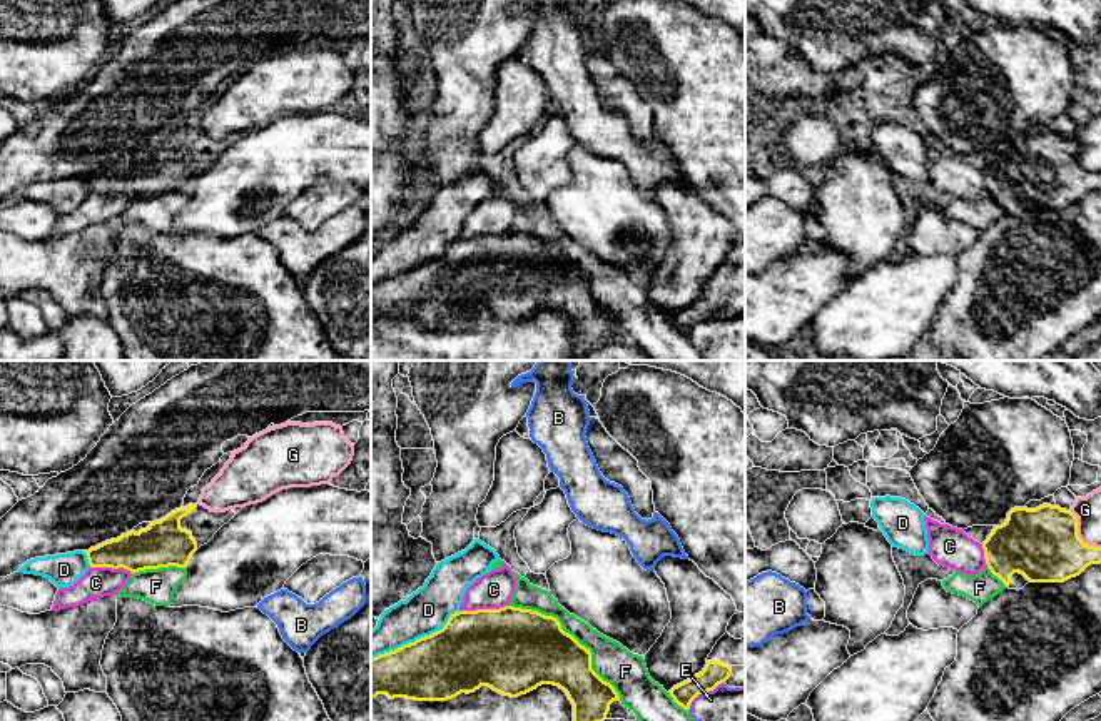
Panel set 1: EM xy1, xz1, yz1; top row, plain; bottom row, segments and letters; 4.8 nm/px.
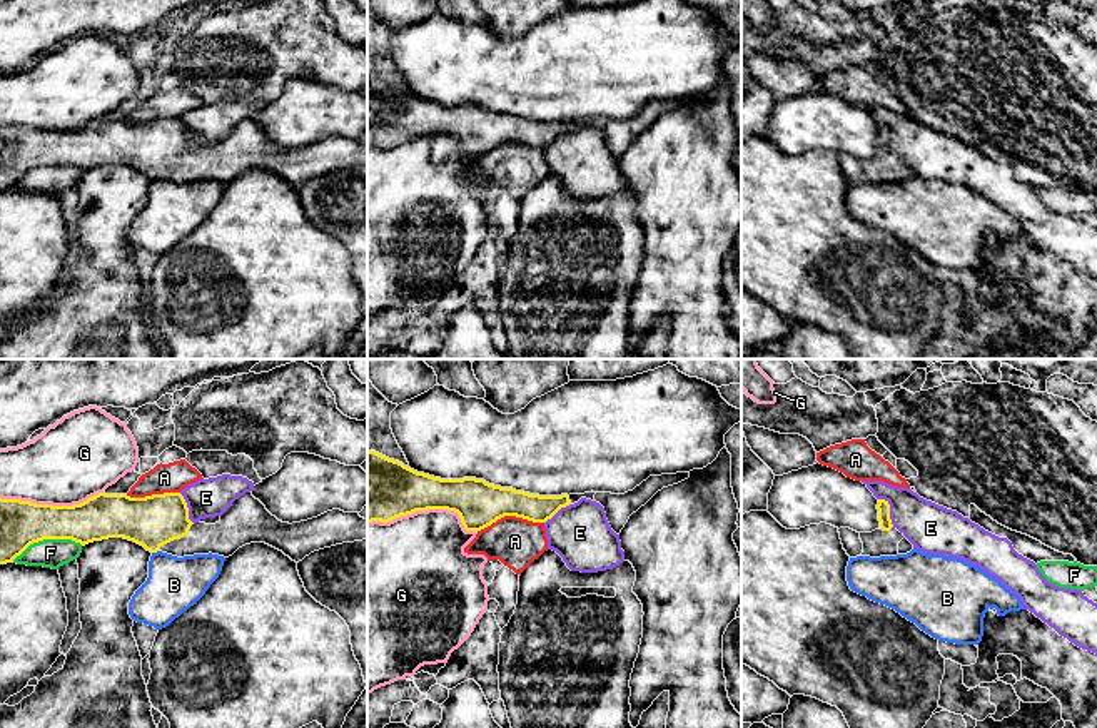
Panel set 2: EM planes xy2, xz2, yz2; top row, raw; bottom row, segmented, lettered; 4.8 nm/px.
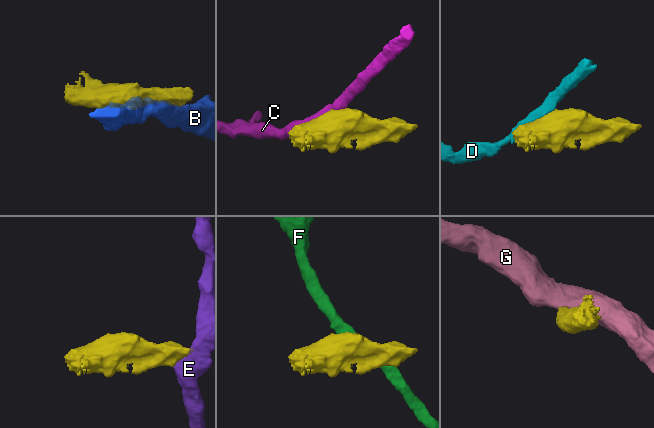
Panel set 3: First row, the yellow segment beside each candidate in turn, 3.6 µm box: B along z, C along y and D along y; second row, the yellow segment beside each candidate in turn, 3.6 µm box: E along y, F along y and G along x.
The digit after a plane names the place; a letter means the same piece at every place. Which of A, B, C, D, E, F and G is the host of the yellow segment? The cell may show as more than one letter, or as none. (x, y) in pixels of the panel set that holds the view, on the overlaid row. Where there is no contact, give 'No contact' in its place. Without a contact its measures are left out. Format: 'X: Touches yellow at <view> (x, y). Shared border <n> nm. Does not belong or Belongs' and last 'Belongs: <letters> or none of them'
A: Touches yellow at xz2 (510, 515). Shared border 340 nm. Does not belong
B: Touches yellow at xy2 (154, 551). Shared border 40 nm. Does not belong
C: Touches yellow at xz1 (483, 610). Shared border 240 nm. Does not belong
D: Touches yellow at xz1 (416, 640). Shared border 480 nm. Does not belong
E: Touches yellow at xz1 (704, 691). Shared border 240 nm. Does not belong
F: Touches yellow at xz1 (570, 635). Shared border 700 nm. Does not belong
G: Touches yellow at xz2 (426, 510). Shared border 550 nm. Does not belong
Belongs: none of them

